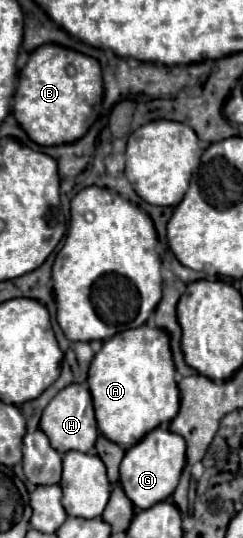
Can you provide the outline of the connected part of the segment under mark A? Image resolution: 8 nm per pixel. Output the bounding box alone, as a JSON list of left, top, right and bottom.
[87,325,179,447]

